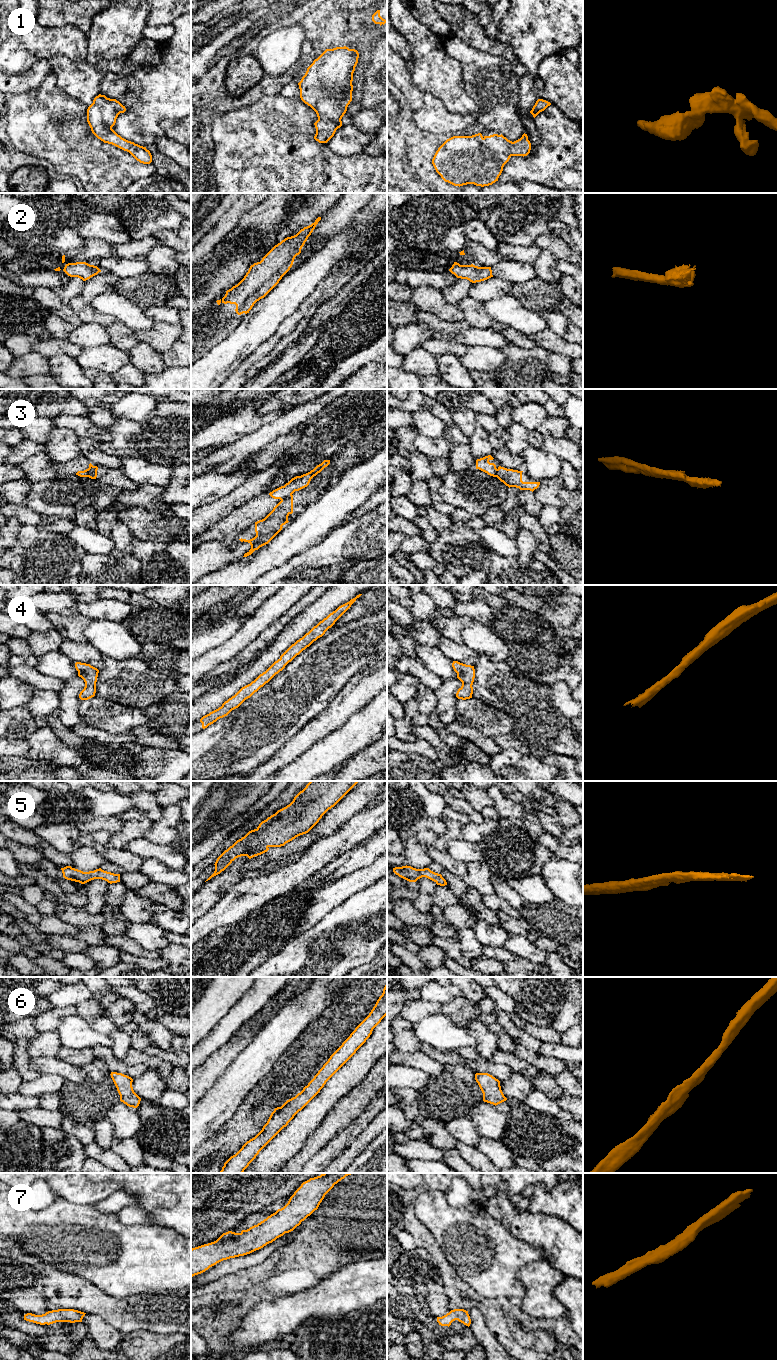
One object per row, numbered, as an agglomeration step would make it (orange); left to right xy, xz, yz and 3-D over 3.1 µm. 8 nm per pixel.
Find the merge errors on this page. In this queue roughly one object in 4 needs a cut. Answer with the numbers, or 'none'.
3

